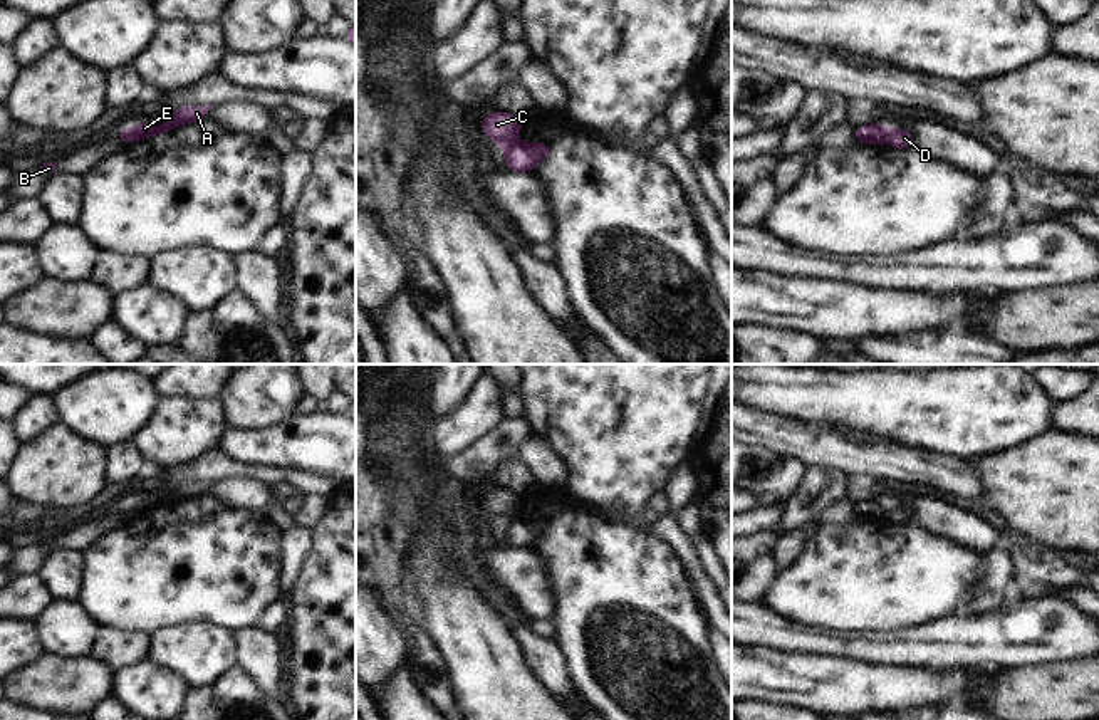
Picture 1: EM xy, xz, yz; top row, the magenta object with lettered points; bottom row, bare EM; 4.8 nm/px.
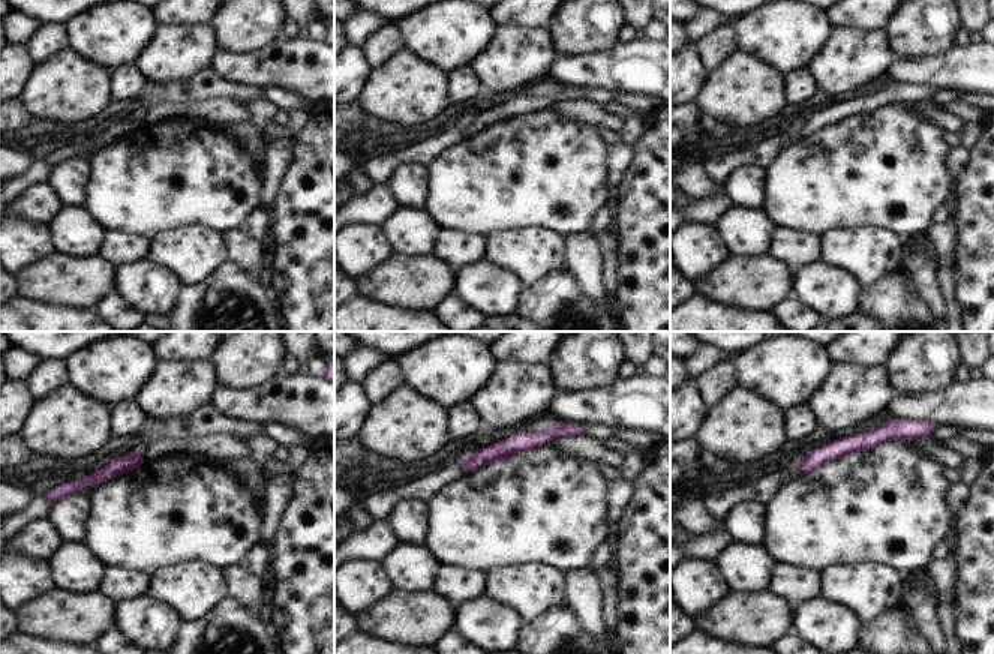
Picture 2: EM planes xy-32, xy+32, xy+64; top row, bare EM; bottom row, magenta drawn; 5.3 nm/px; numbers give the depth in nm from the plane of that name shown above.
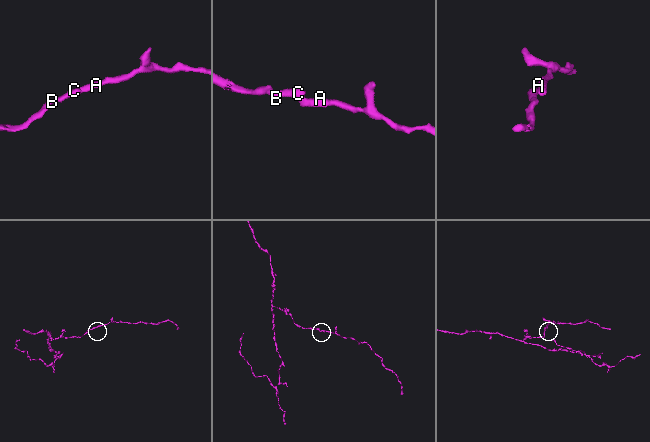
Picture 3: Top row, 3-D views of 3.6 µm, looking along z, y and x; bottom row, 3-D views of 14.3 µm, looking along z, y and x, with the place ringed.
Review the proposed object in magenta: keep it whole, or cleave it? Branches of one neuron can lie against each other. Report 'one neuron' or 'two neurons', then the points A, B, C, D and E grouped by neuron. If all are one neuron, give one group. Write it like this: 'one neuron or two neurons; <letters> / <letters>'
two neurons; A D E / B C

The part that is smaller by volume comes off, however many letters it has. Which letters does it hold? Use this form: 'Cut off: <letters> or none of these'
Cut off: A, D, E.

